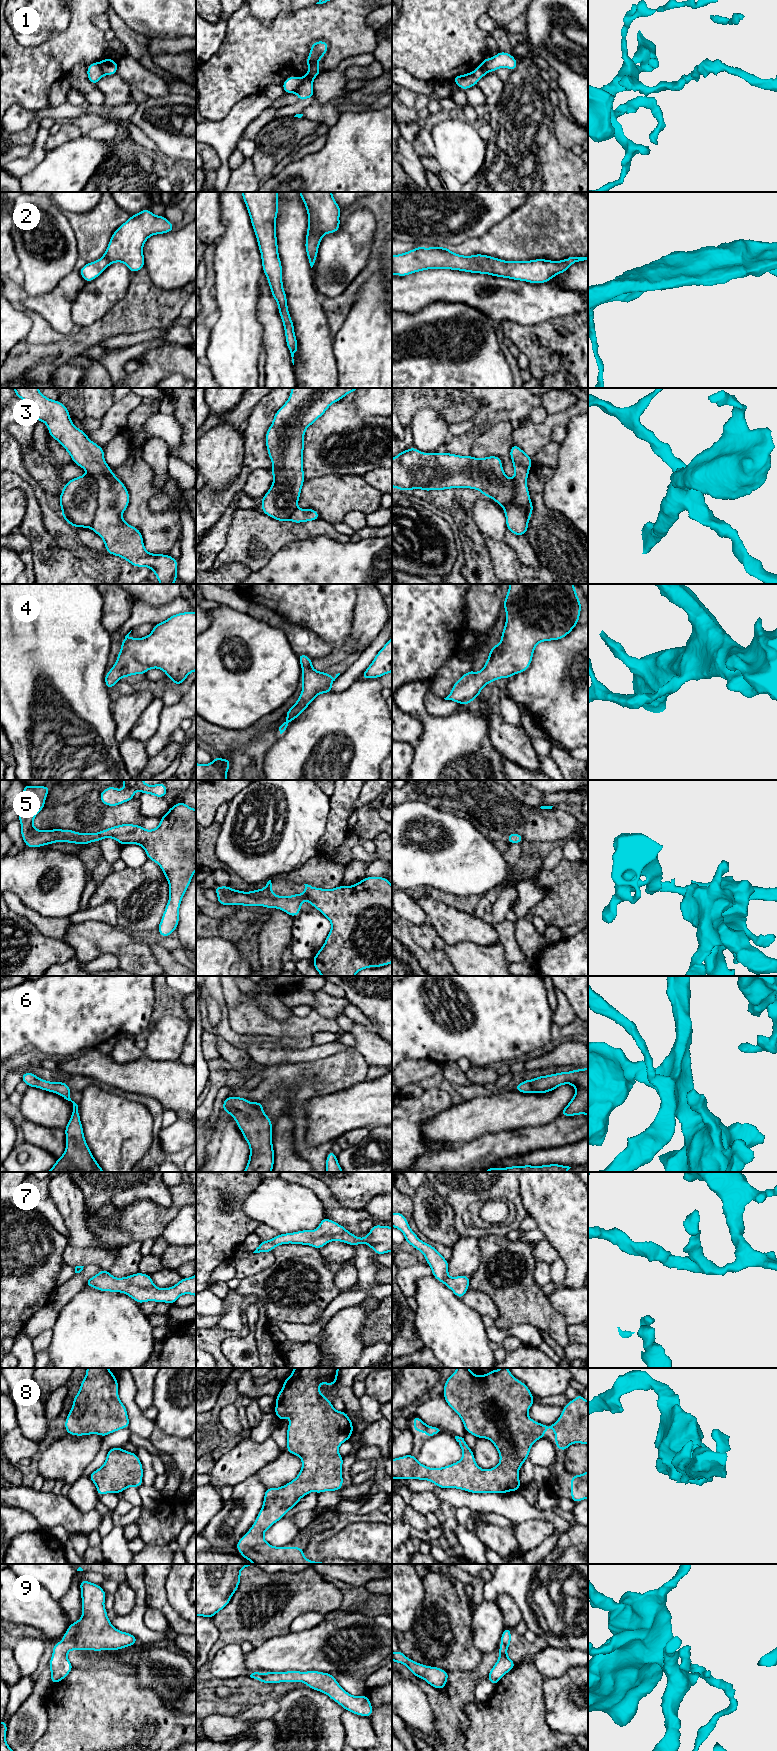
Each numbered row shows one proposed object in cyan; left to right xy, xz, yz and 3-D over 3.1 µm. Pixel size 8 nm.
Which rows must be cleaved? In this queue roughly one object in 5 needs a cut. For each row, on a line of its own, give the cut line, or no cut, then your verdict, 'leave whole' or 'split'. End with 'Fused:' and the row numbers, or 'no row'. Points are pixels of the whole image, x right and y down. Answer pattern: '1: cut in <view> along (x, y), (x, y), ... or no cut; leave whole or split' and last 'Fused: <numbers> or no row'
1: cut in xz along (312, 80), (304, 80), (295, 91); split
2: no cut; leave whole
3: cut in xy along (88, 473), (97, 483), (97, 508), (90, 527); split
4: no cut; leave whole
5: no cut; leave whole
6: no cut; leave whole
7: no cut; leave whole
8: no cut; leave whole
9: no cut; leave whole
Fused: 1, 3

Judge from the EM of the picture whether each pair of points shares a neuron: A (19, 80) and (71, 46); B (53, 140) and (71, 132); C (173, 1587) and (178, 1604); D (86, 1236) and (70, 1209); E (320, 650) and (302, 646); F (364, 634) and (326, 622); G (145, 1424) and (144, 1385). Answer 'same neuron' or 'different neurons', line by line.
A: same neuron
B: same neuron
C: same neuron
D: same neuron
E: same neuron
F: different neurons
G: different neurons

